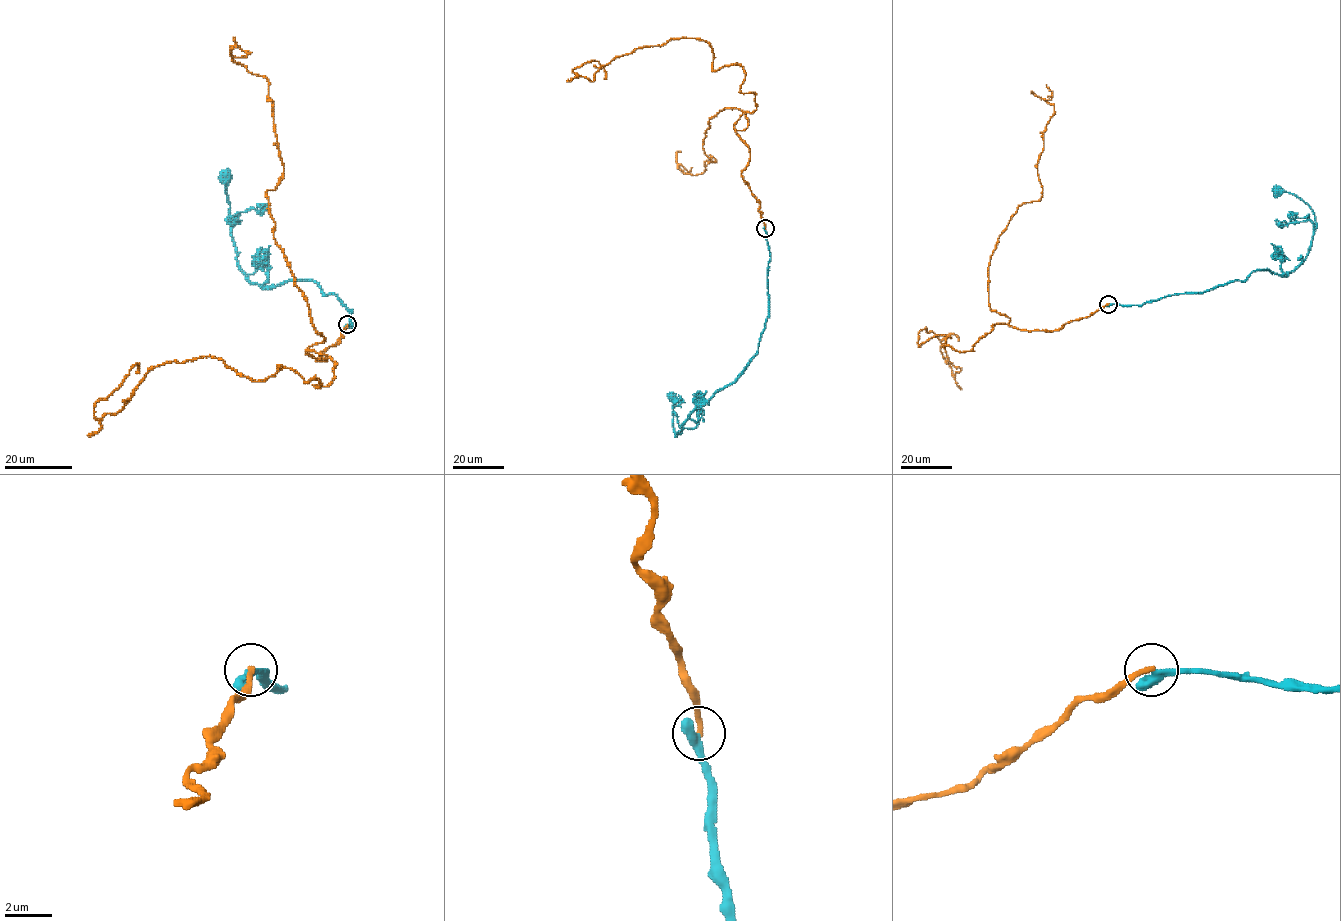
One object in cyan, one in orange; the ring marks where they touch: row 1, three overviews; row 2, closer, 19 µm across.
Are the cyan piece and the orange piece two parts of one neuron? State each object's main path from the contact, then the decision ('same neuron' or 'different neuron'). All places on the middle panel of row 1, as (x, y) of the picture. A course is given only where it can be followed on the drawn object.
cyan via (765, 229), (770, 260), (769, 316), (757, 353), (734, 381), (696, 407), (676, 436), (669, 392) | orange via (765, 229), (734, 127), (756, 108), (741, 65), (671, 38), (572, 72), (597, 61), (603, 79) | different neuron

